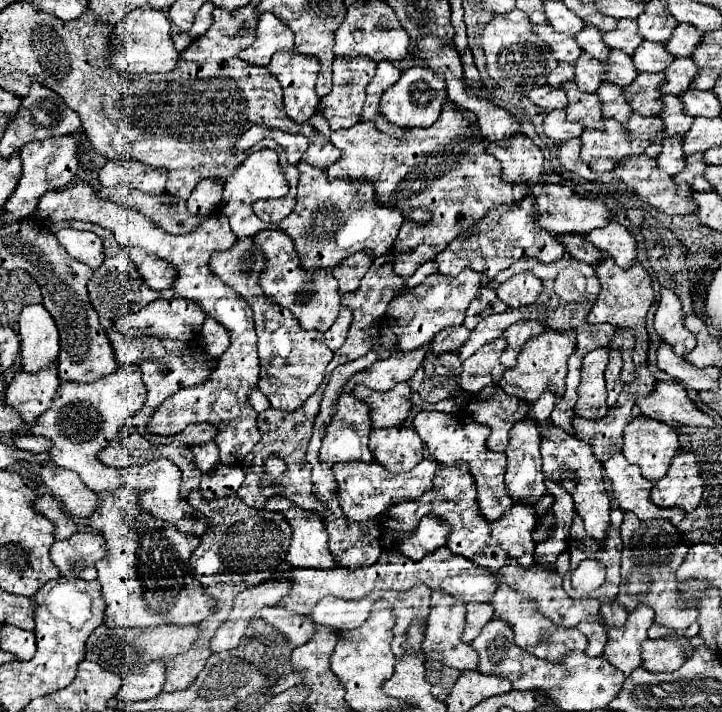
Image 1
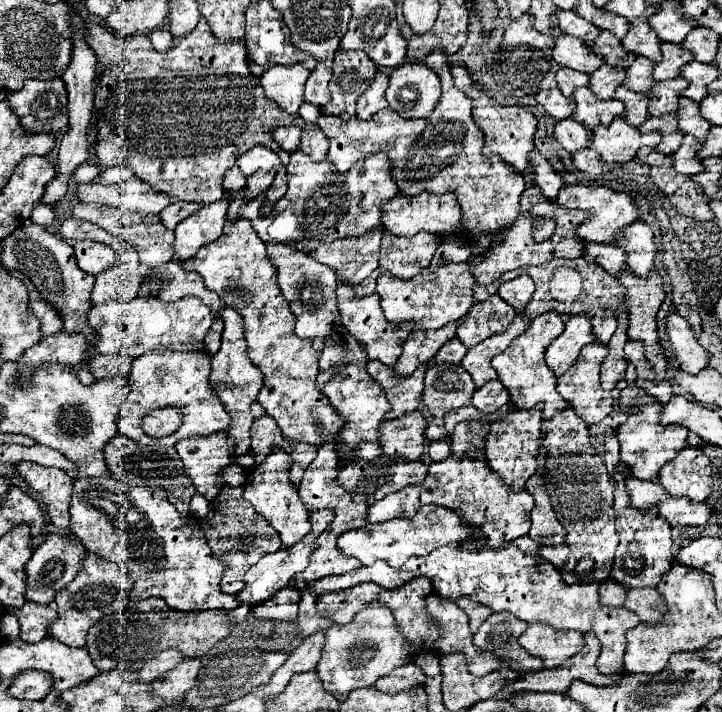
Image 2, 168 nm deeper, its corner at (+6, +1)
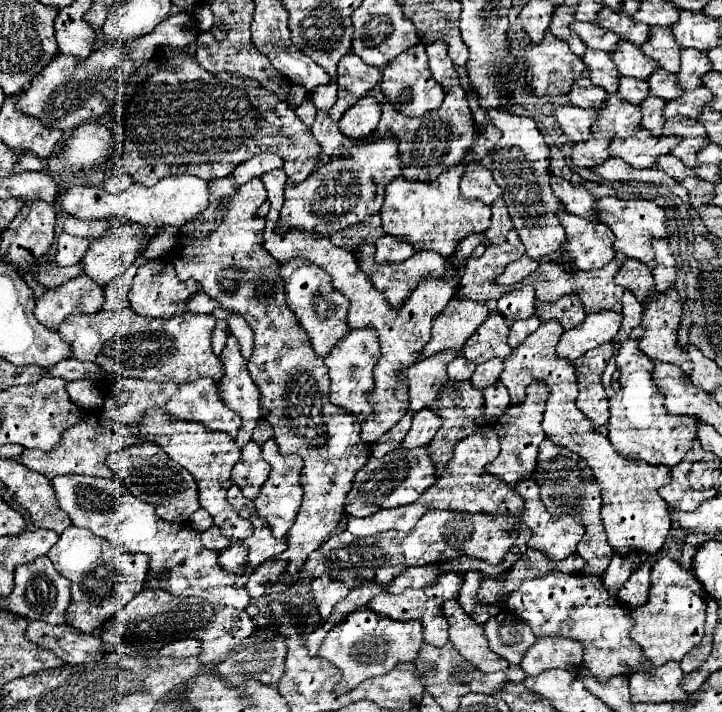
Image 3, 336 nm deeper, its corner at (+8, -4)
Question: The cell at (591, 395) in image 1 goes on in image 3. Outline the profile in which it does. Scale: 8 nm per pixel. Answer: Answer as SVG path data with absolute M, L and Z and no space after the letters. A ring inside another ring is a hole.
M607 342L575 360L575 368L577 368L577 376L579 376L577 408L595 426L603 426L609 420L609 402L605 396L605 388L601 384L601 376L605 372L607 362L613 356L613 350L615 350L613 344Z

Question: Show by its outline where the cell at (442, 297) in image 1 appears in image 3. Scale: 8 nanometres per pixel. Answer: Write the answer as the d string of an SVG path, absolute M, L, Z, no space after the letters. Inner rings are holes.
M363 242L363 244L359 244L357 252L355 252L355 260L359 262L359 266L367 266L365 274L371 278L373 286L385 294L387 302L393 308L399 308L407 300L407 296L415 290L415 286L419 284L419 280L427 278L429 274L431 276L439 276L439 274L443 276L445 274L445 258L439 256L437 252L415 252L413 258L409 258L409 260L403 260L403 262L397 262L397 264L375 266L375 242Z

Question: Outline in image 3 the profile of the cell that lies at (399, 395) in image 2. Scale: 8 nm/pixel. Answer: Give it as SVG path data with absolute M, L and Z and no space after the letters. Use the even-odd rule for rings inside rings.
M441 352L429 358L415 362L409 370L405 370L405 378L409 380L409 412L415 414L431 404L435 404L439 390L447 384L447 364L455 360L459 352Z

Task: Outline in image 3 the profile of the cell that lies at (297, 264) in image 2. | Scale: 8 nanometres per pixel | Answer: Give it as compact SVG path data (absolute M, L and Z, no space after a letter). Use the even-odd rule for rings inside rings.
M291 260L281 266L281 276L285 280L287 306L299 318L301 326L309 332L313 350L325 358L339 338L347 336L351 328L347 326L347 300L331 286L331 276L323 268L307 260Z

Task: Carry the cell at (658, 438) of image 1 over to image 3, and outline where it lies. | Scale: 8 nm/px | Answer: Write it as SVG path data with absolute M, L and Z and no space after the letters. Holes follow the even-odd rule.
M627 338L617 354L619 370L619 392L609 400L611 418L609 418L609 440L629 460L643 460L647 464L675 466L691 450L693 440L697 438L699 422L691 416L671 416L663 406L663 394L653 382L653 360L639 350L639 340Z

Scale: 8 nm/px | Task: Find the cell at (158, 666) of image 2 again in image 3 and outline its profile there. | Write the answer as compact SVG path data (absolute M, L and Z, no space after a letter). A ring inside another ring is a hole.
M177 640L177 642L171 642L171 644L163 646L159 653L163 656L185 658L185 656L197 656L199 650L201 650L201 646L195 640Z

